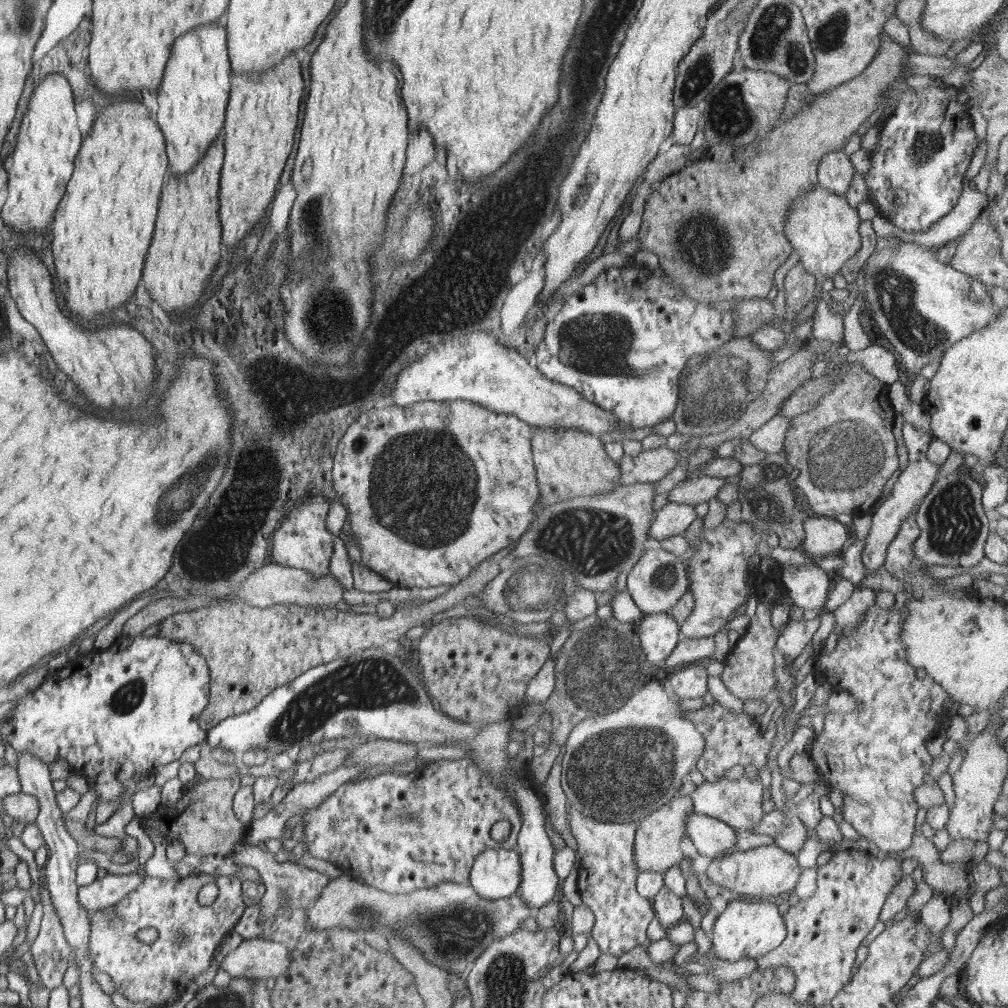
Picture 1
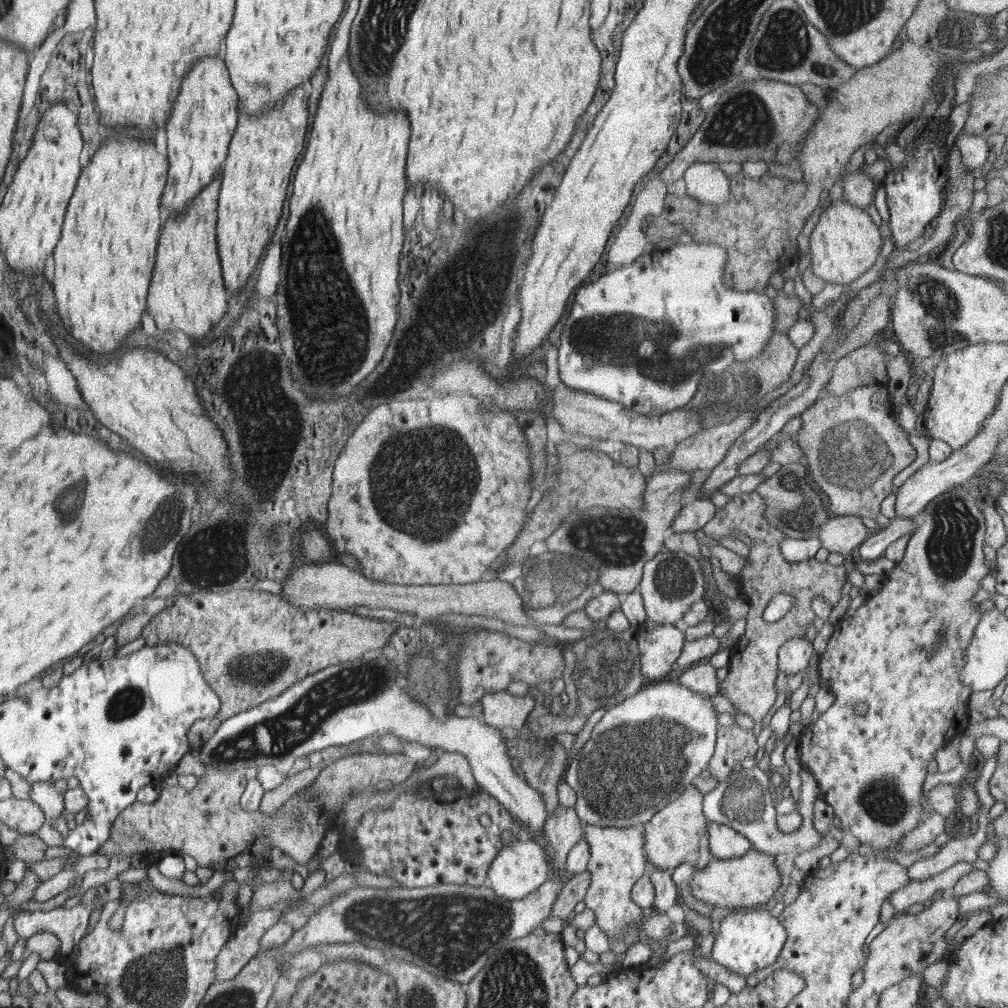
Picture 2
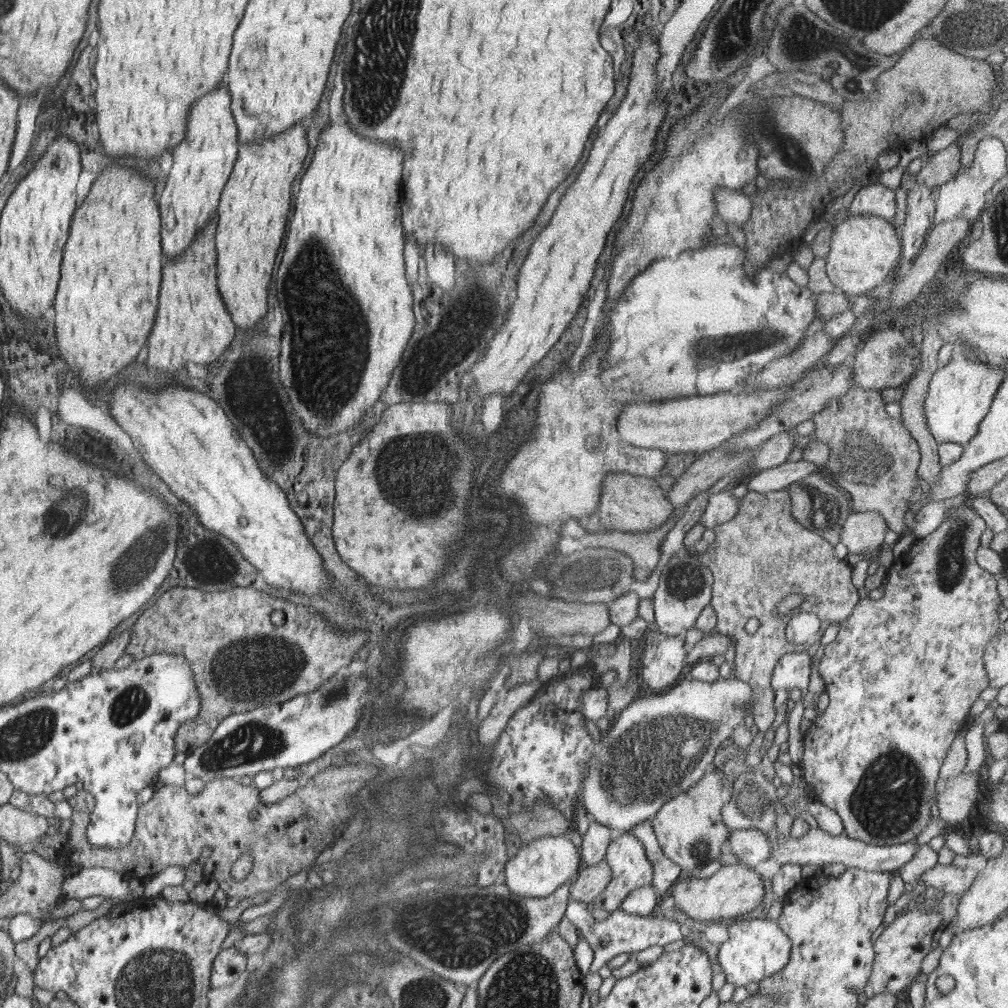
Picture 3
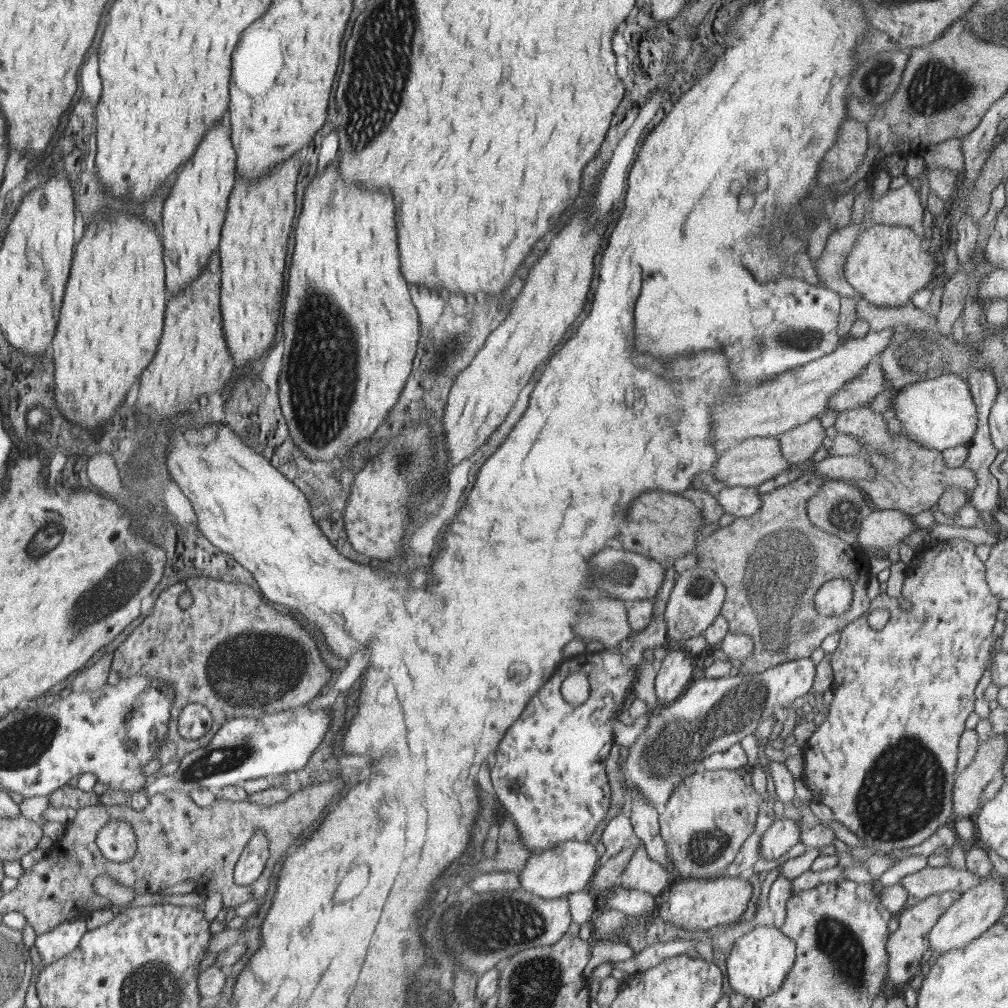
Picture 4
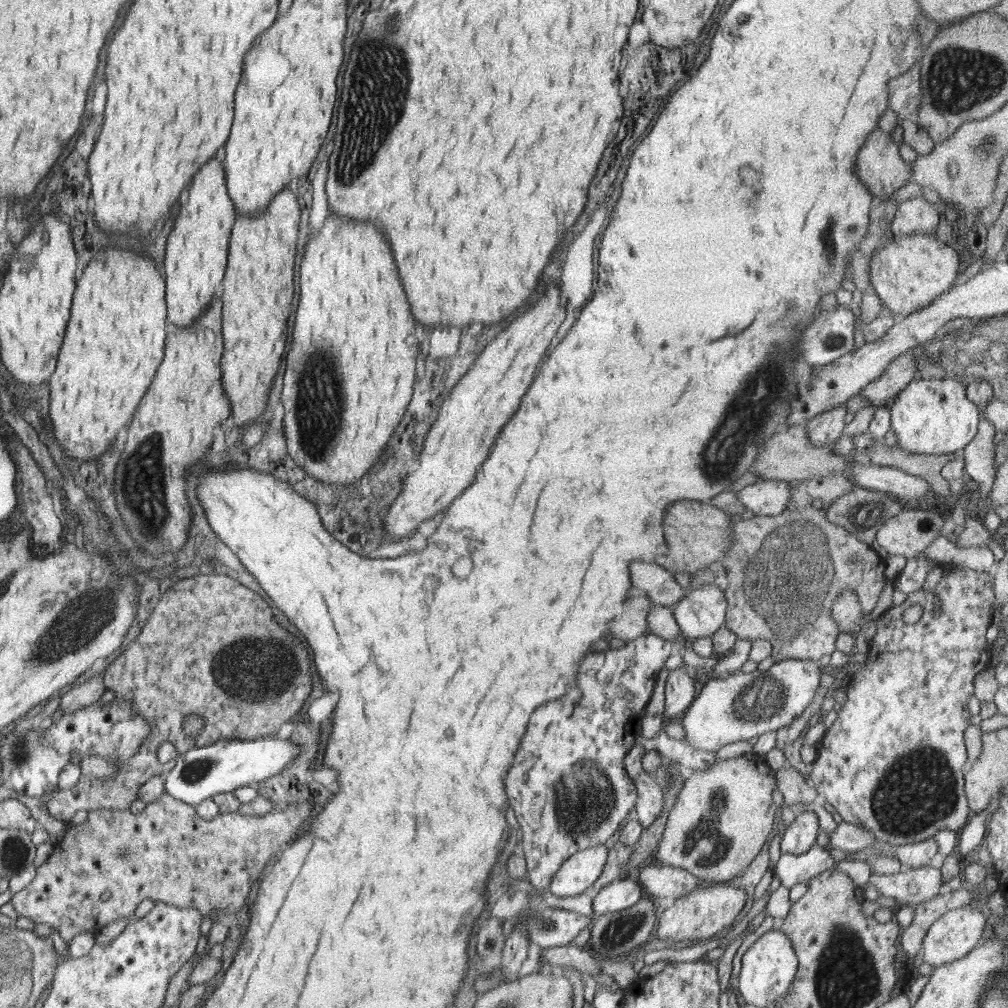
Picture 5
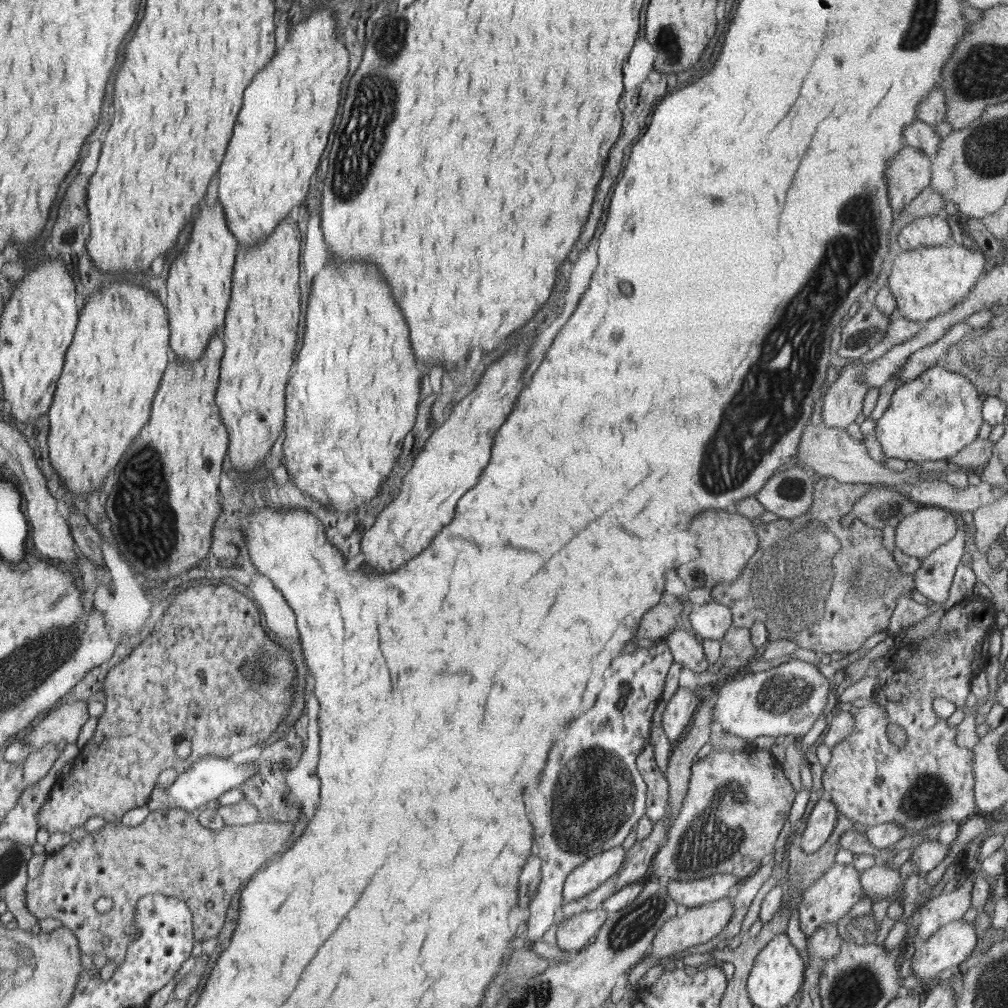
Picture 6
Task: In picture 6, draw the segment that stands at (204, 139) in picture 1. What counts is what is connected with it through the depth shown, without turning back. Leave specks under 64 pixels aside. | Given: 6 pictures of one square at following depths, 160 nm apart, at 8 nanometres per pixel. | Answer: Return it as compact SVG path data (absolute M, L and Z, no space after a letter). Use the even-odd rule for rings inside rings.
M218 200L213 204L207 202L200 202L199 208L201 209L193 219L194 225L188 246L180 252L170 267L167 286L167 309L168 316L171 319L170 336L171 347L174 349L177 358L185 360L185 362L194 362L200 360L200 357L207 350L208 343L211 342L213 335L217 332L222 334L225 320L226 311L228 310L228 303L231 297L233 266L235 263L236 255L240 250L239 240L236 239L234 233L227 224L226 209Z

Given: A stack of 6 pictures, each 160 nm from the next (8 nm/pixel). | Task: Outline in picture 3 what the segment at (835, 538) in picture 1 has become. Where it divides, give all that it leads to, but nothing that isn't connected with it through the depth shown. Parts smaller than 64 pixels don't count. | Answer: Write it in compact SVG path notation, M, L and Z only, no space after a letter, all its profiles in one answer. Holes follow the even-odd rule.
M865 510L852 513L846 519L842 524L840 539L850 553L874 551L884 545L883 540L888 529L882 514Z

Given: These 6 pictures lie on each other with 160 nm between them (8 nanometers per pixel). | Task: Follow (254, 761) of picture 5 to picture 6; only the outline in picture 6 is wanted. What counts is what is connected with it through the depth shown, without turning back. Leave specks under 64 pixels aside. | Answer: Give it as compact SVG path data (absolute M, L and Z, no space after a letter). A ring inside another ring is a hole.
M215 754L201 756L200 759L194 759L193 764L187 770L179 773L178 778L168 788L155 787L147 805L151 811L159 808L181 808L192 811L218 799L224 792L242 786L256 771L257 767L252 763L236 765L229 759L226 760L224 756L215 756Z

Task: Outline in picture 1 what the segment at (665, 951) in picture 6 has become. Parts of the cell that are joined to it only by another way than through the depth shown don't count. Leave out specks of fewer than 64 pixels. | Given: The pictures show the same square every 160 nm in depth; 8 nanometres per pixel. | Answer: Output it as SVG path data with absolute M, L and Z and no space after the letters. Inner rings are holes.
M767 844L746 851L736 851L715 857L705 872L705 884L717 884L736 894L754 899L775 899L777 895L794 893L794 887L802 872L797 855L786 852L776 844Z

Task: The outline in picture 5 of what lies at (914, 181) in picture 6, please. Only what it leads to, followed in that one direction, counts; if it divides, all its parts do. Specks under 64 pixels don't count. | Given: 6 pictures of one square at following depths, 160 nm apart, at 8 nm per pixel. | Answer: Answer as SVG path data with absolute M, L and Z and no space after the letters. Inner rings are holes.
M877 127L855 157L860 180L870 189L874 198L888 200L893 192L911 181L913 162L906 162L902 158L900 147L883 129Z

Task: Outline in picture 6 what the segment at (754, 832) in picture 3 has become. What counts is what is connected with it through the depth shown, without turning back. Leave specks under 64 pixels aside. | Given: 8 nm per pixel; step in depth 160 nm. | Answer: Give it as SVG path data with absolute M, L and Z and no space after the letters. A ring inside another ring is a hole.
M820 799L816 803L800 830L800 846L804 853L816 852L830 838L839 813L831 800Z

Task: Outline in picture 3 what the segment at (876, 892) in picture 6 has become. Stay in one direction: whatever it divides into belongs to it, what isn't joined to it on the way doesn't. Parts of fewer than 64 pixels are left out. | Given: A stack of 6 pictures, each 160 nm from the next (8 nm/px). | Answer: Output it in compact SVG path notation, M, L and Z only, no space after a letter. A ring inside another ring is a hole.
M937 864L924 872L919 879L922 880L924 886L933 886L942 893L952 892L961 896L971 887L976 876L977 871L972 868L961 869L953 864Z

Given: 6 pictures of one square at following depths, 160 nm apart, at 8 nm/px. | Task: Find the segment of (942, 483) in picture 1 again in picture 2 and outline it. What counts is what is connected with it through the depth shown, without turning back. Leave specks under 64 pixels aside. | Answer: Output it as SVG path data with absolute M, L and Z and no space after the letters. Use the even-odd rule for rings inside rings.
M968 484L952 489L948 493L938 496L931 501L918 517L918 528L912 534L907 544L902 560L895 563L895 567L881 583L880 592L870 597L864 605L858 607L857 611L848 619L841 620L836 626L831 638L828 641L826 652L819 655L819 682L825 685L831 692L834 692L835 700L826 712L822 713L816 722L808 724L799 738L800 762L804 769L807 769L817 780L820 794L824 795L825 801L835 810L835 815L840 818L840 824L844 832L858 838L861 844L872 846L874 849L893 850L895 844L905 838L911 830L916 828L922 818L926 815L923 812L920 798L922 798L922 786L928 776L928 764L935 758L935 752L947 742L950 742L956 734L968 726L968 702L971 688L961 683L961 669L965 666L965 650L973 640L975 629L980 622L982 610L976 606L975 594L981 588L980 580L989 574L989 567L986 565L982 547L985 545L986 522L981 511L981 502L977 497L974 484ZM858 702L868 704L866 714L856 715L854 706Z

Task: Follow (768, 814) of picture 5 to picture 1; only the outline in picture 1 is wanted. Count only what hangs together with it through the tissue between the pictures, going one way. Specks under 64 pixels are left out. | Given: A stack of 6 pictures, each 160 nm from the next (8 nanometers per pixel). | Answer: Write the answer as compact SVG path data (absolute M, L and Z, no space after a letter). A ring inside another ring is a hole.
M677 795L662 808L651 812L641 819L635 833L635 845L633 846L633 858L639 872L665 872L670 867L678 865L683 858L680 842L687 834L687 820L693 813L693 802L690 795Z

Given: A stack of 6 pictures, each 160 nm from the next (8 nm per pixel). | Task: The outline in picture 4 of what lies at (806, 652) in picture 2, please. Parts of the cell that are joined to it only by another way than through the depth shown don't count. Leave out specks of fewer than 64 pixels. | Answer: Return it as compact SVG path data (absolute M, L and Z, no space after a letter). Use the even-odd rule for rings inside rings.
M798 658L768 668L755 674L726 675L722 678L700 678L688 687L676 702L660 706L662 713L648 712L650 724L638 736L633 747L623 749L621 767L629 792L631 785L636 785L645 799L662 812L674 789L689 778L688 769L696 769L706 756L715 752L724 752L743 737L756 733L758 725L773 716L773 708L792 705L799 696L804 696L813 688L815 665L812 659Z

